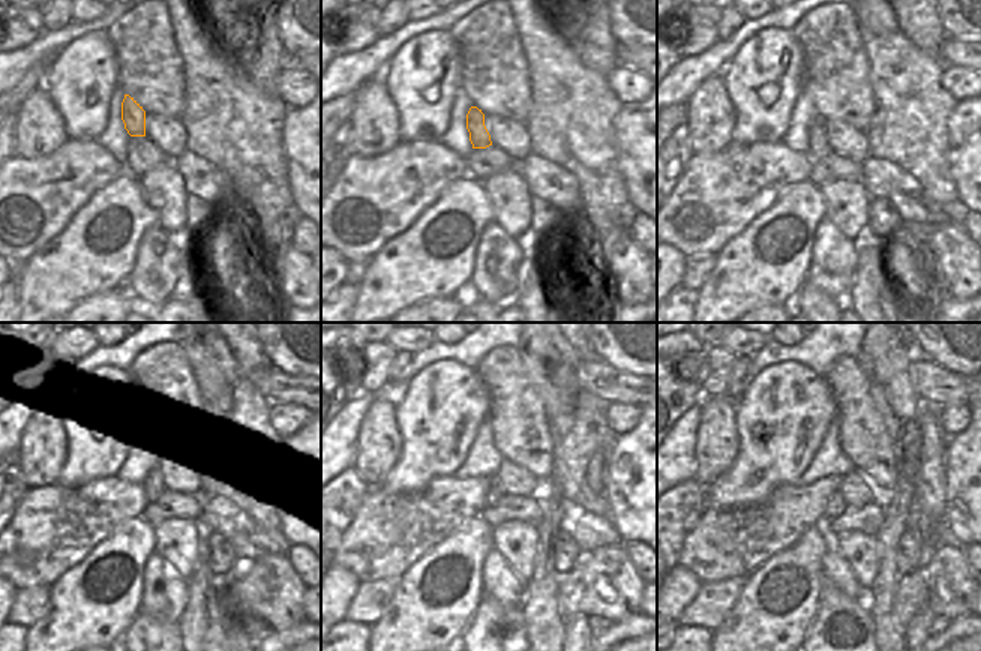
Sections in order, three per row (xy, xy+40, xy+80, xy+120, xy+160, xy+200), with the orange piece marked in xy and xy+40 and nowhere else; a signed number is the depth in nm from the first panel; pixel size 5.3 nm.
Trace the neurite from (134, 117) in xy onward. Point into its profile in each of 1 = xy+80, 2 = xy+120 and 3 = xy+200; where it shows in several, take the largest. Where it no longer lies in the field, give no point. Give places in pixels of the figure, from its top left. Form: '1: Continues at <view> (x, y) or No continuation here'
1: Continues at xy+80 (818, 146)
2: Continues at xy+120 (150, 480)
3: Continues at xy+200 (836, 504)

